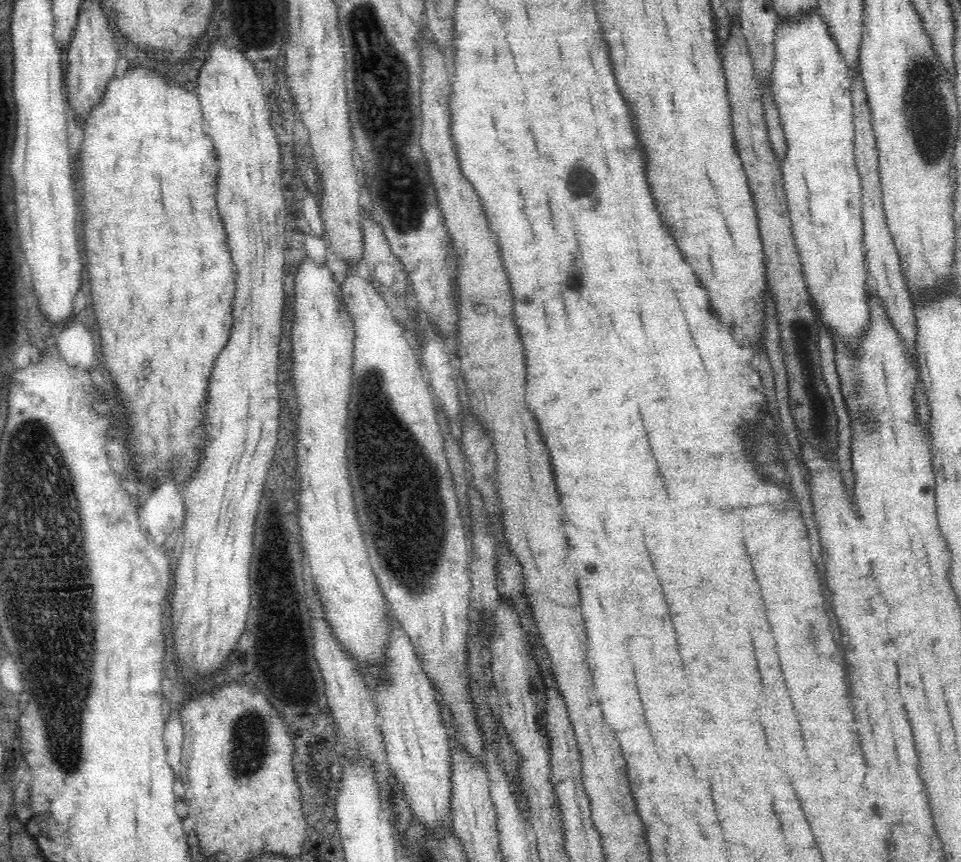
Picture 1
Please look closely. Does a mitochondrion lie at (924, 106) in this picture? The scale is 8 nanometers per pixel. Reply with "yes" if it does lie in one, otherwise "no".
yes

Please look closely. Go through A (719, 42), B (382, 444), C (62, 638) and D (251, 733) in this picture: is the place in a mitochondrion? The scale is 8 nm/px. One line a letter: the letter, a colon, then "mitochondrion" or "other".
A: other
B: mitochondrion
C: mitochondrion
D: mitochondrion

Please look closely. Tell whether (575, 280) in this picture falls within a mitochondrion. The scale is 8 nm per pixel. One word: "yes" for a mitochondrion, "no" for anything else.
yes

